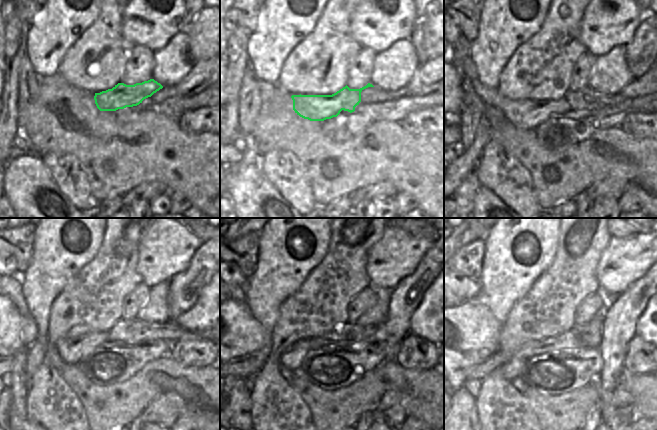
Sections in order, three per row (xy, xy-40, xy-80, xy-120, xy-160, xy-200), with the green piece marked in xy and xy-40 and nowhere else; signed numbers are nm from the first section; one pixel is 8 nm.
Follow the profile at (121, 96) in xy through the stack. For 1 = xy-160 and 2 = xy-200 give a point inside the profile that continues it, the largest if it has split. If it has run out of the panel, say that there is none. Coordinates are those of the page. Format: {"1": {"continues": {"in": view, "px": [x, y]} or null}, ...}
{"1": {"continues": {"in": "xy-160", "px": [292, 358]}}, "2": {"continues": {"in": "xy-200", "px": [511, 369]}}}

